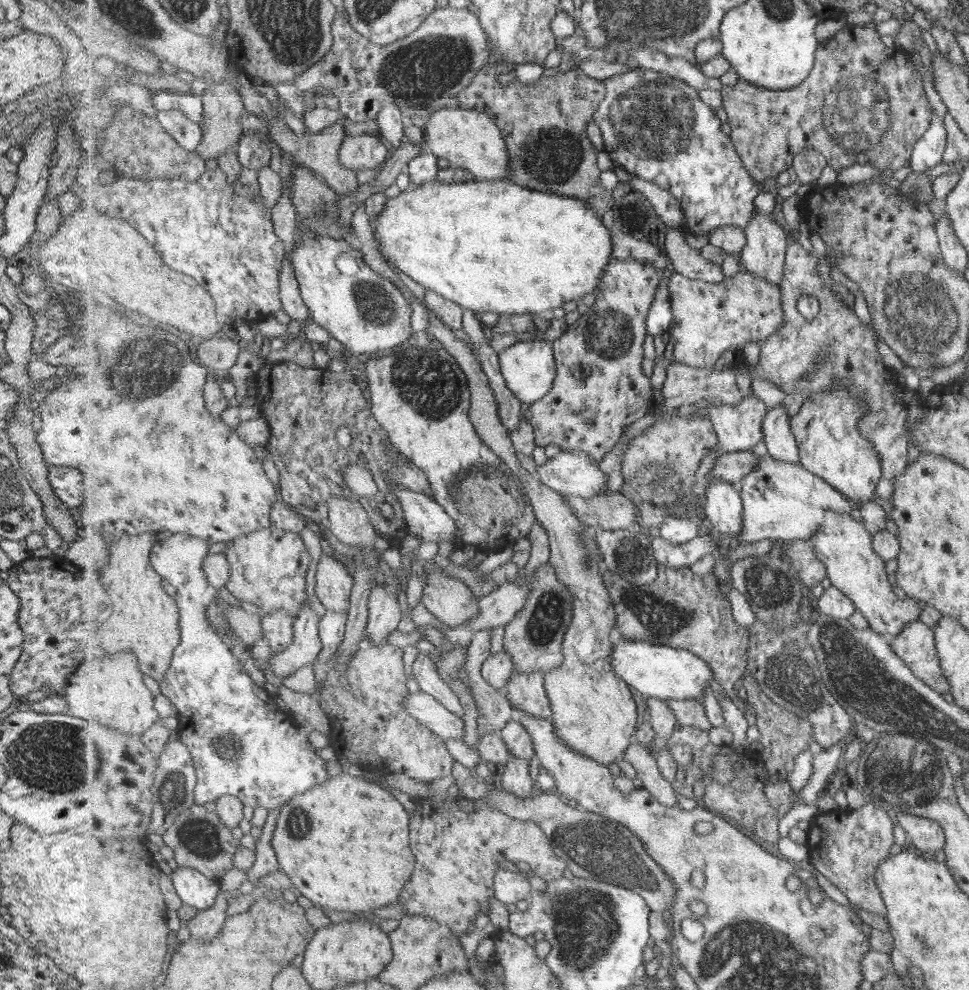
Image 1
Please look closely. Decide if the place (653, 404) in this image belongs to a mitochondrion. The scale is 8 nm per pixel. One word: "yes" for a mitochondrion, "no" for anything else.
no

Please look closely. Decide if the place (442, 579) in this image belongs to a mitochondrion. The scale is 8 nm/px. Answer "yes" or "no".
no

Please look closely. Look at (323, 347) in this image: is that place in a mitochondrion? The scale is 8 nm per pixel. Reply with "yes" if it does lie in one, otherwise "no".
no

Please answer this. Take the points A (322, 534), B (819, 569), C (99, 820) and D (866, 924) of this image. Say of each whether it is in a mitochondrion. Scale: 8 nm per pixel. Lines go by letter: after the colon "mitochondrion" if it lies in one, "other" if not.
A: other
B: other
C: other
D: other

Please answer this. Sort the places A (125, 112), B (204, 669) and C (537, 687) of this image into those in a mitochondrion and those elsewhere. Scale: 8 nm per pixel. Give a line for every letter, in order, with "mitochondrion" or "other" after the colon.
A: other
B: other
C: other

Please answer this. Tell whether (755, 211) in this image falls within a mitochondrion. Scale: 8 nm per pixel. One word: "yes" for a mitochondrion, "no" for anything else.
no

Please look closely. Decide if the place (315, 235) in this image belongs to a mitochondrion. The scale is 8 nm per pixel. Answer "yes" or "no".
no

